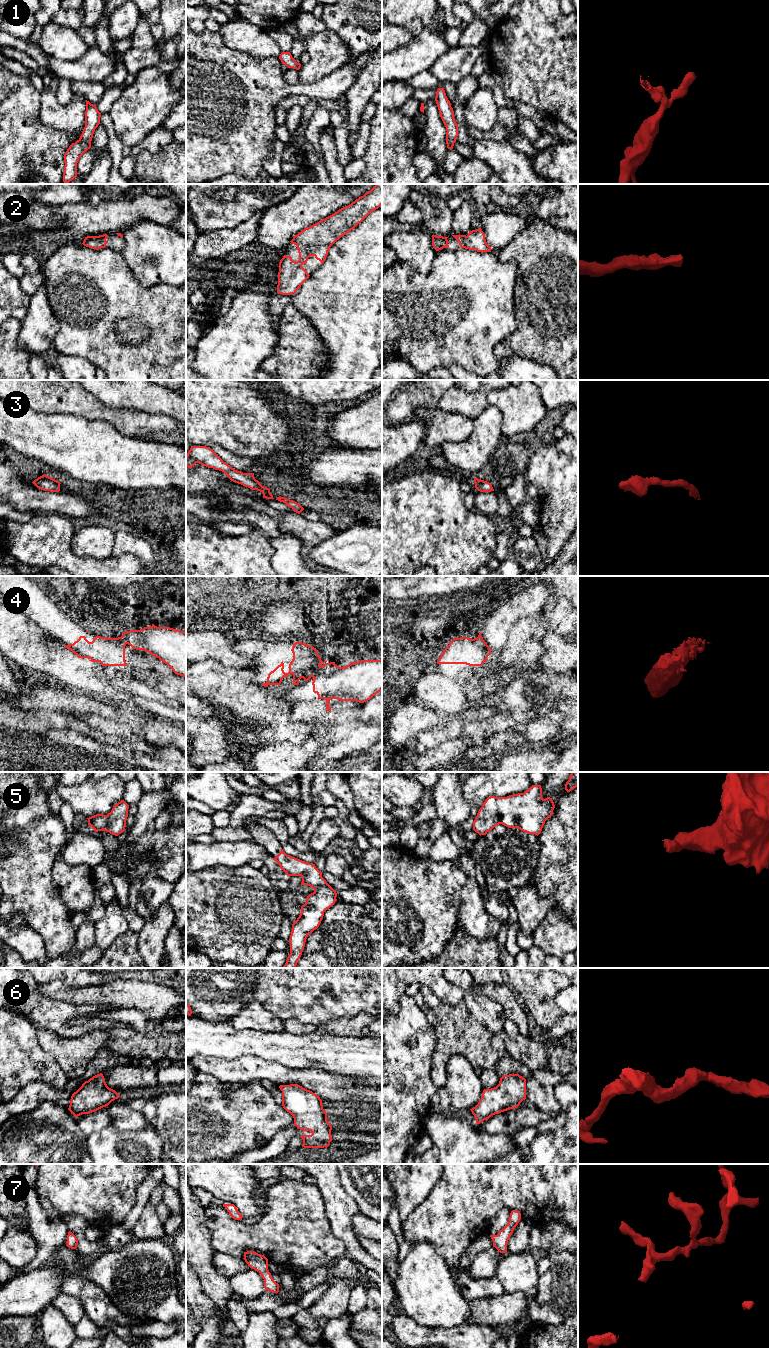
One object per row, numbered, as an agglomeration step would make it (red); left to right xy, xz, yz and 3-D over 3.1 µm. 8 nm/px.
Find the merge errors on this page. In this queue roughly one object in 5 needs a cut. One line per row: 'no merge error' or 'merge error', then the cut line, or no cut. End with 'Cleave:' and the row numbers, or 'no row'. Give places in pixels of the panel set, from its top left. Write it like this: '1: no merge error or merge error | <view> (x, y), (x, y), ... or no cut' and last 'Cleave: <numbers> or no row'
1: no merge error | no cut
2: no merge error | no cut
3: no merge error | no cut
4: merge error | xz (319, 665), (315, 669), (321, 672), (313, 677)
5: no merge error | no cut
6: no merge error | no cut
7: no merge error | no cut
Cleave: 4

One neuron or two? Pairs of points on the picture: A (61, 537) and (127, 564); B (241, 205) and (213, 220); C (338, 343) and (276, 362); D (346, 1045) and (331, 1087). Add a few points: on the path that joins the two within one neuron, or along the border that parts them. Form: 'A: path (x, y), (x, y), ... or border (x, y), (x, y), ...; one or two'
A: path (68, 556), (77, 565), (108, 565); one
B: path (234, 212), (228, 215), (220, 215); one
C: border (314, 327), (326, 347), (326, 366), (324, 369); two
D: border (314, 1065), (330, 1072), (359, 1078); two

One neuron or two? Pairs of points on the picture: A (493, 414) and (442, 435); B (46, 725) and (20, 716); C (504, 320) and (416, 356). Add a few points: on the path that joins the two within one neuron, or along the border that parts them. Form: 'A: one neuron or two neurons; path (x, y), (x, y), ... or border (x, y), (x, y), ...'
A: two neurons; border (474, 420), (472, 432), (465, 439), (459, 441)
B: one neuron; path (40, 722), (33, 722), (26, 718)
C: one neuron; path (482, 320), (474, 320), (445, 349), (438, 349)

